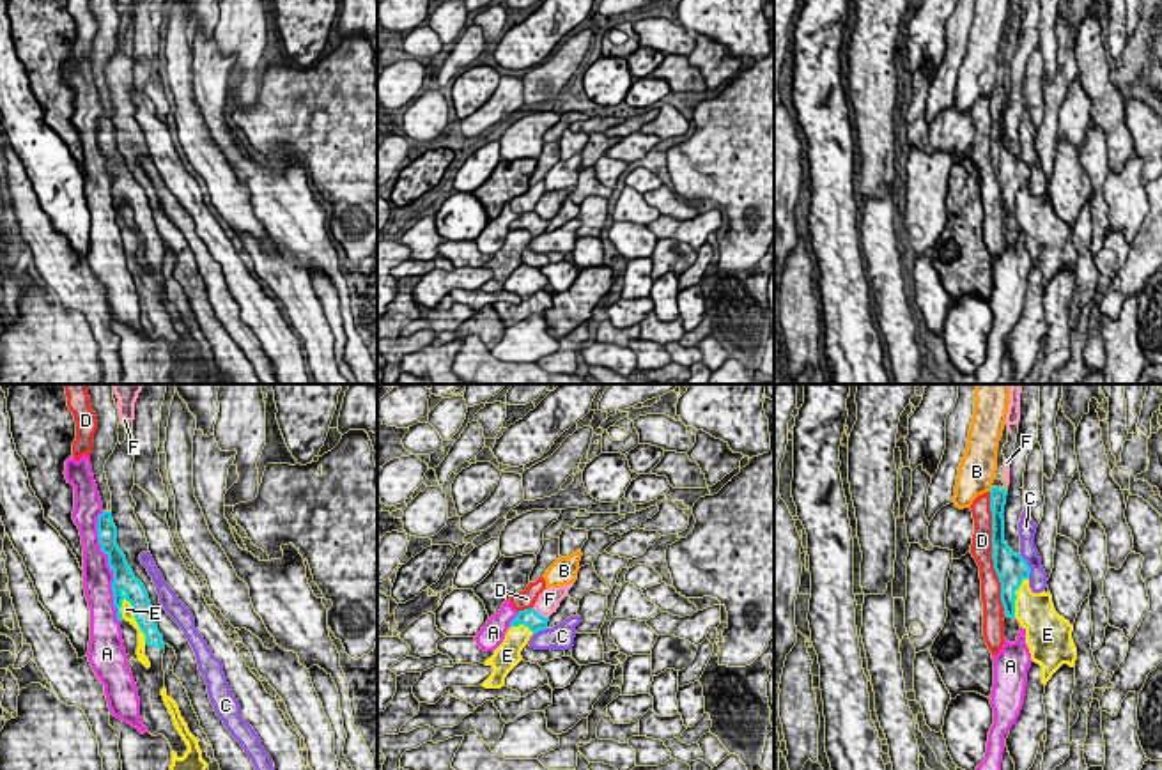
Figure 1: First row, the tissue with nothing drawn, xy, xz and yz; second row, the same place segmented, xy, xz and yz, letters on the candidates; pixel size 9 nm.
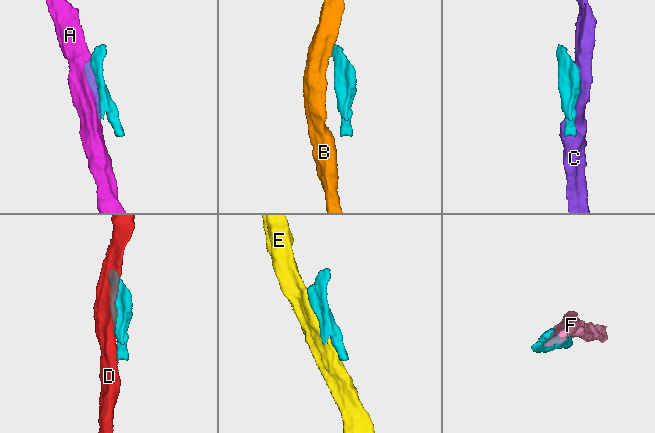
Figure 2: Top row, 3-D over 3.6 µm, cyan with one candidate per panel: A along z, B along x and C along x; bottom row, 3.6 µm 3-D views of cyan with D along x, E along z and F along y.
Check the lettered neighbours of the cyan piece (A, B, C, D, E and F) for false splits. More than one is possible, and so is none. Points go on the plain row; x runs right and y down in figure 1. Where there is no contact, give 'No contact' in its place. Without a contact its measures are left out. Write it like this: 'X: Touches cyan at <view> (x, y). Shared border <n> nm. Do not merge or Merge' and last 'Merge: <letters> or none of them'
A: Touches cyan at xy (108, 169). Shared border 1000 nm. Do not merge
B: Touches cyan at yz (992, 92). Shared border 60 nm. Do not merge
C: Touches cyan at yz (1028, 170). Shared border 240 nm. Do not merge
D: Touches cyan at yz (992, 154). Shared border 1100 nm. Do not merge
E: Touches cyan at xy (135, 220). Shared border 550 nm. Do not merge
F: Touches cyan at xz (539, 218). Shared border 190 nm. Do not merge
Merge: none of them

